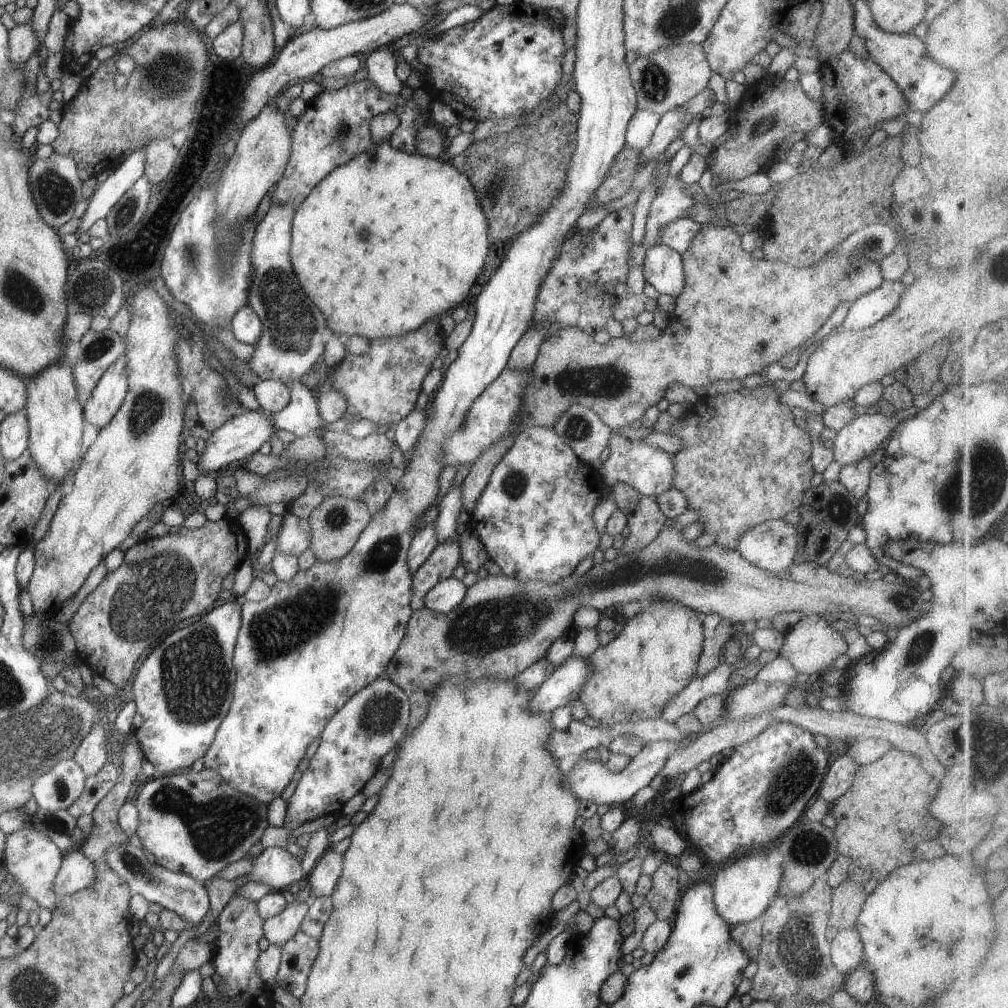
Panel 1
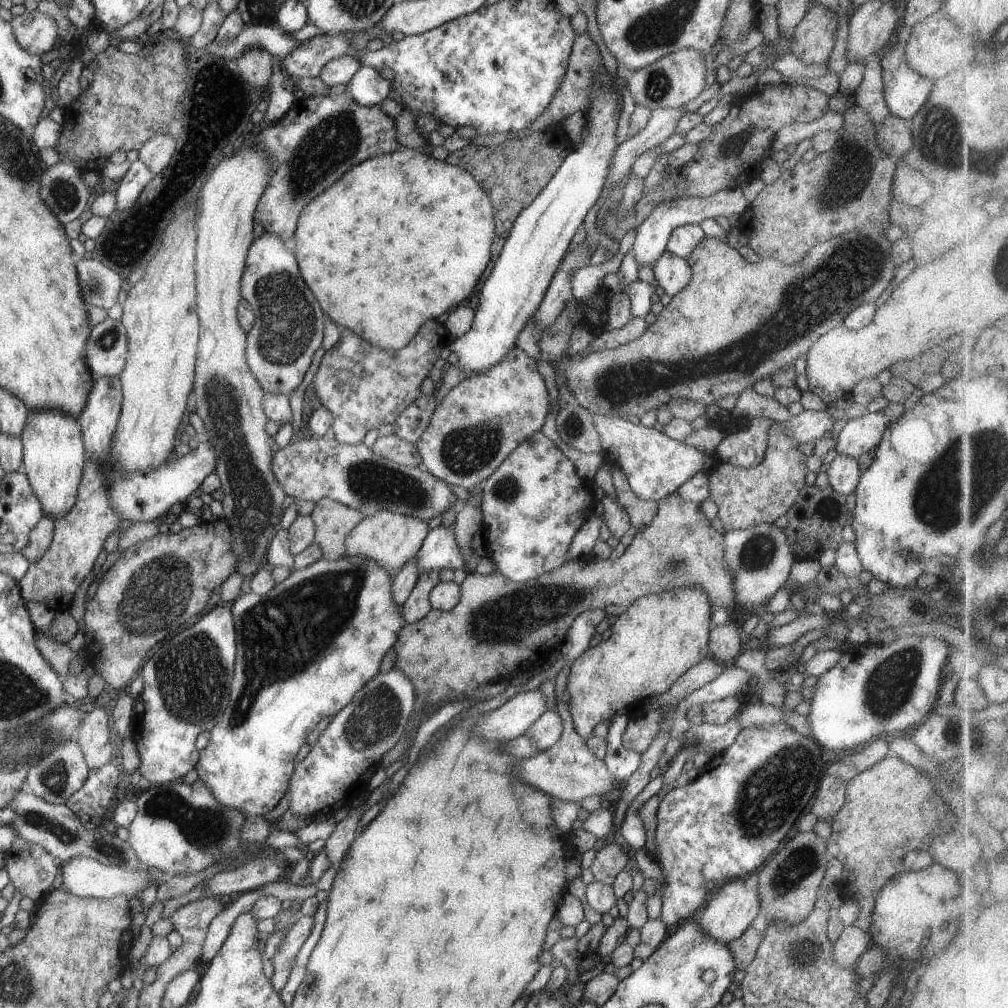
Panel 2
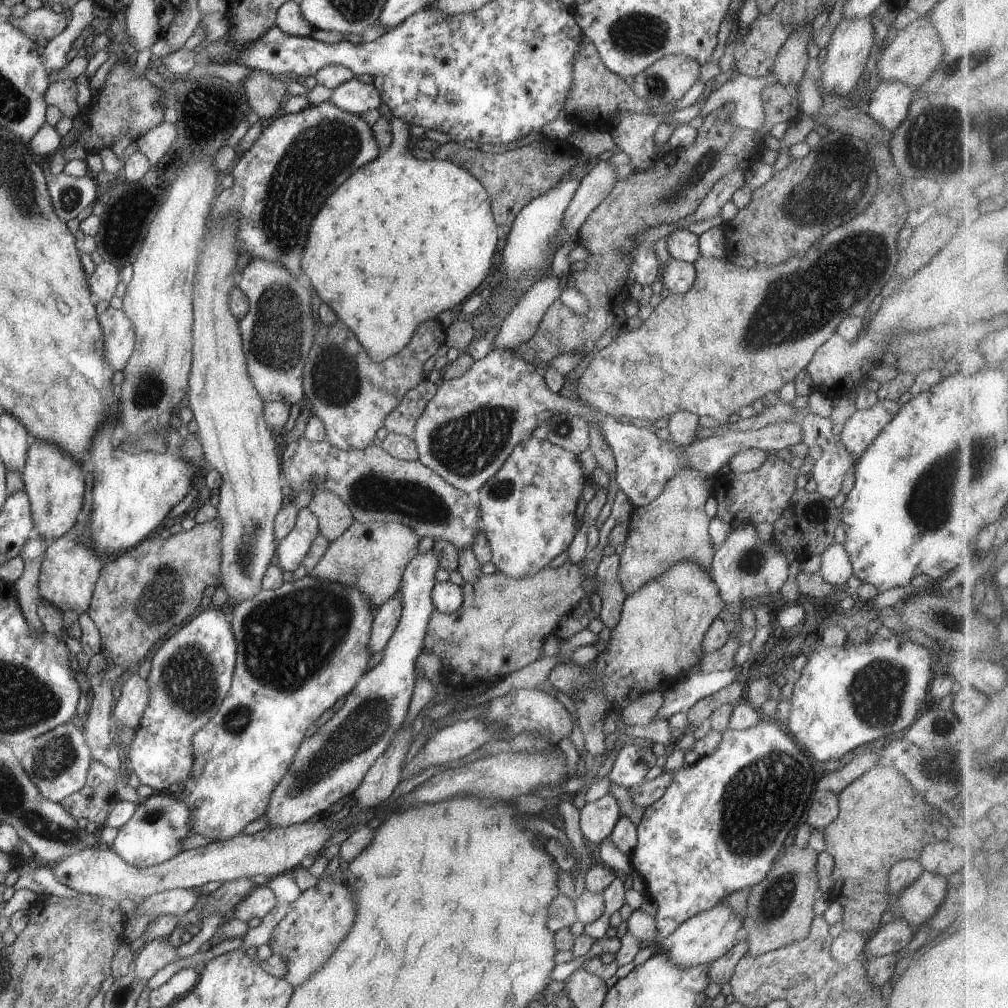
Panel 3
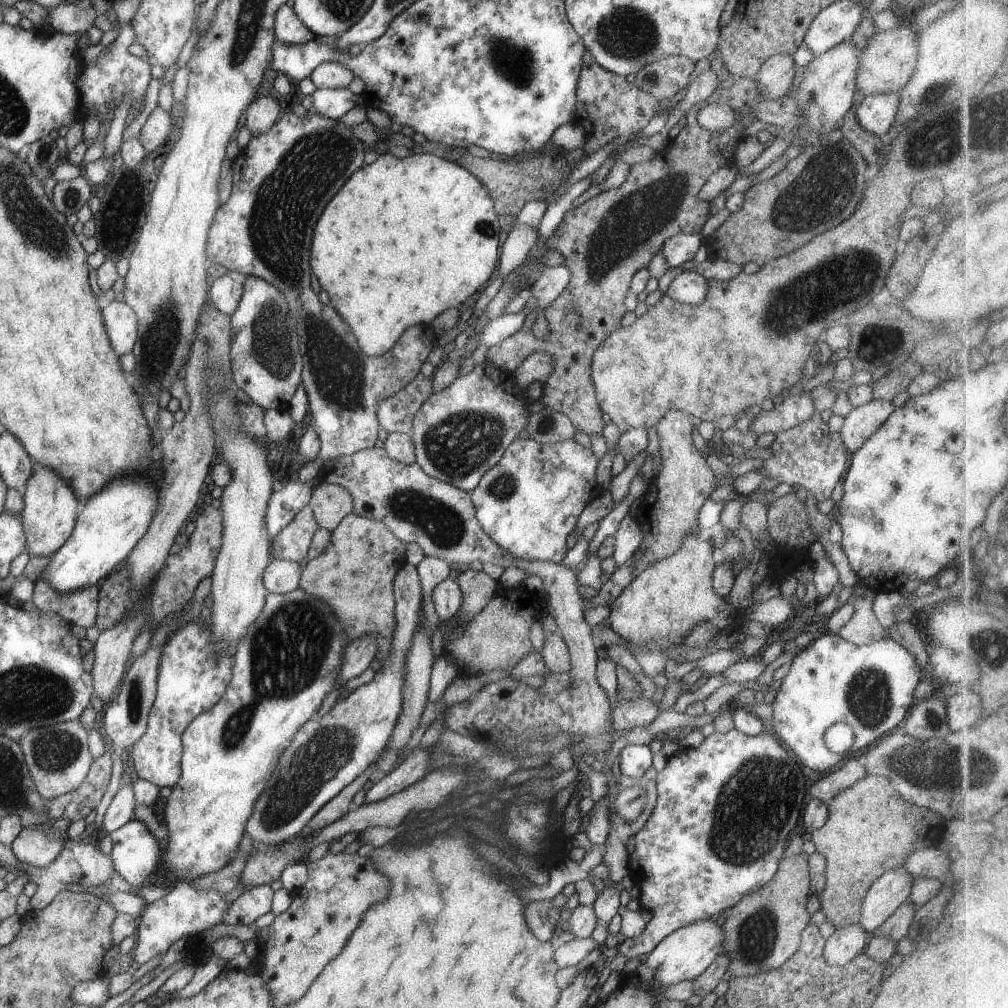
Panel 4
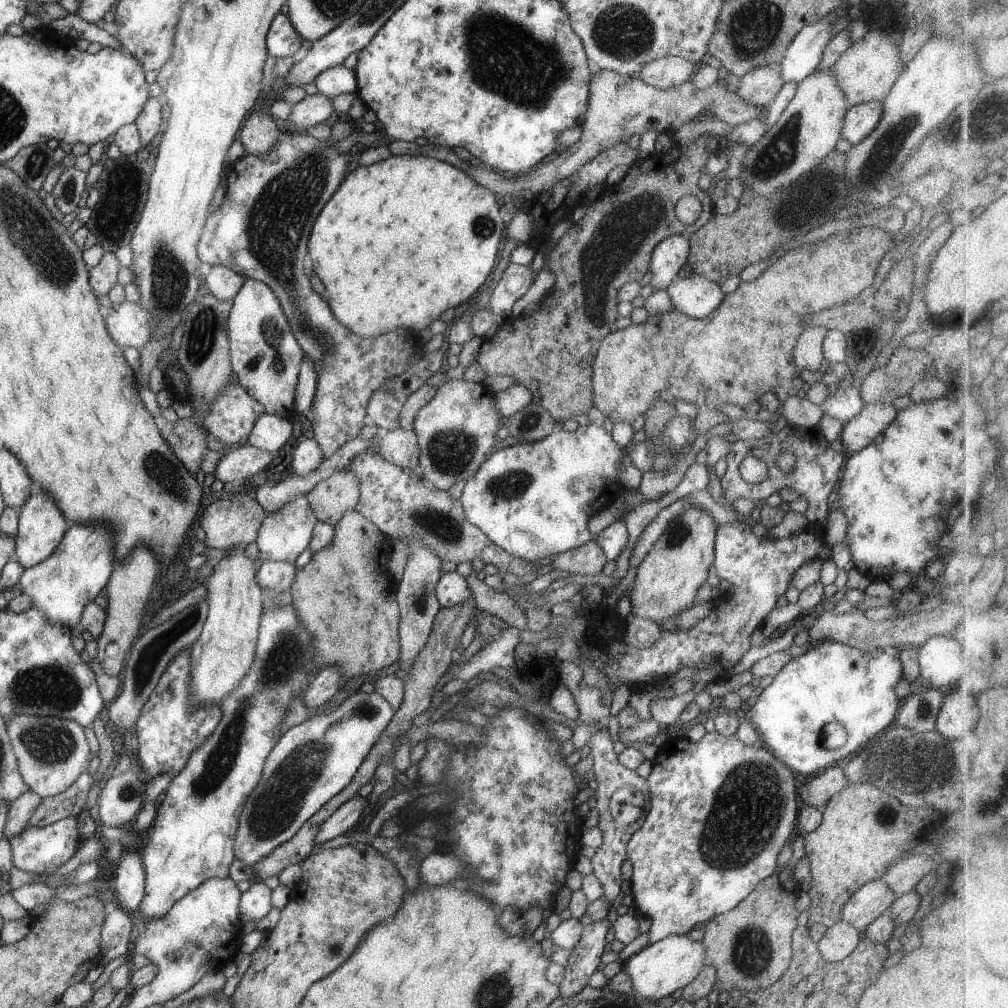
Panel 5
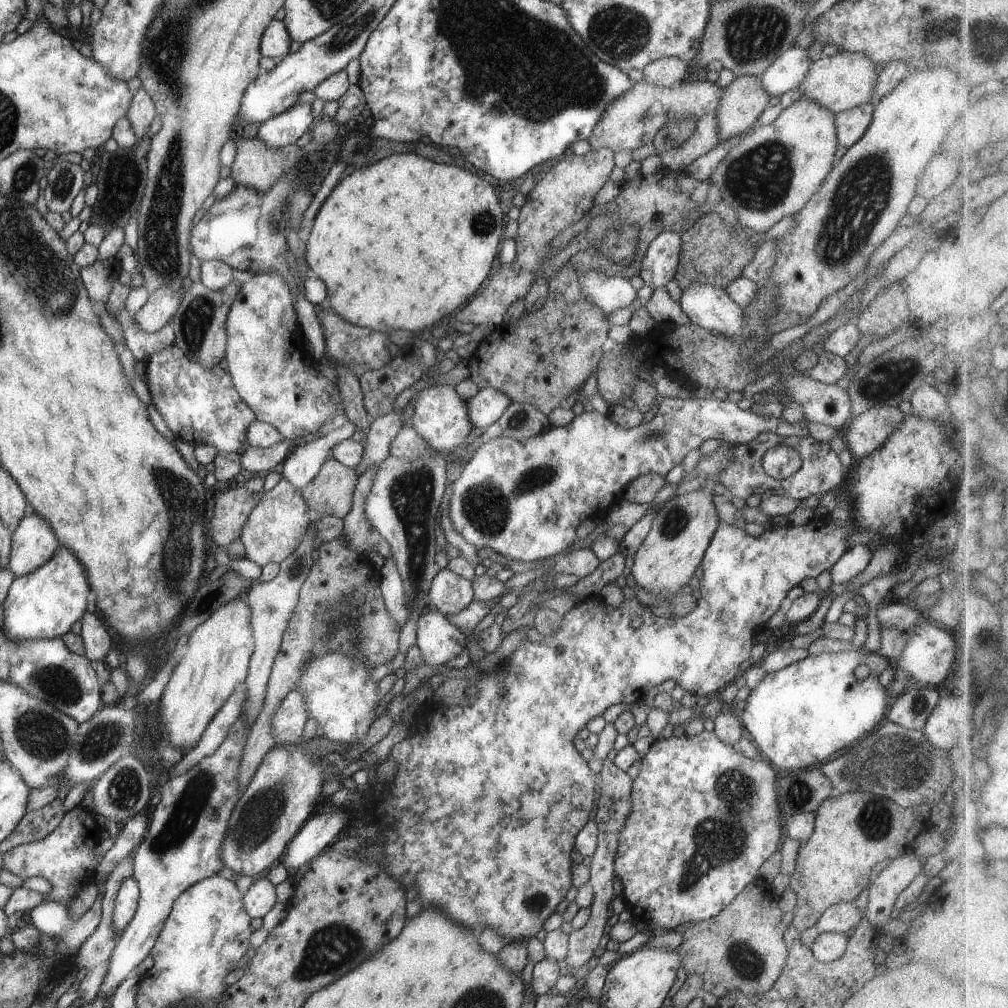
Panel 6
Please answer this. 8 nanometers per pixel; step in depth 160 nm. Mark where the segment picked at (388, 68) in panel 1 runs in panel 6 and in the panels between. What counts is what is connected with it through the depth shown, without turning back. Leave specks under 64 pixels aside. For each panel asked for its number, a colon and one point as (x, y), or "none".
2: (368, 87)
3: (355, 96)
4: (334, 103)
5: (314, 109)
6: (282, 130)

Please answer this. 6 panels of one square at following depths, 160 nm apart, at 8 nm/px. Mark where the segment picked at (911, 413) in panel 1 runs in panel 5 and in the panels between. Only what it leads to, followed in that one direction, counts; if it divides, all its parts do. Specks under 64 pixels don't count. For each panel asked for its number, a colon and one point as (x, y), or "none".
2: (860, 435)
3: (860, 429)
4: (861, 423)
5: (870, 422)

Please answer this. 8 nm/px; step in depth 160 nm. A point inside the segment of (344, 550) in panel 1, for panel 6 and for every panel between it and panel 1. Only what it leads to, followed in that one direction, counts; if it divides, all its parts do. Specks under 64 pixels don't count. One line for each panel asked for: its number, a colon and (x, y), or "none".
2: (333, 521)
3: (334, 517)
4: (330, 503)
5: (332, 498)
6: (331, 493)

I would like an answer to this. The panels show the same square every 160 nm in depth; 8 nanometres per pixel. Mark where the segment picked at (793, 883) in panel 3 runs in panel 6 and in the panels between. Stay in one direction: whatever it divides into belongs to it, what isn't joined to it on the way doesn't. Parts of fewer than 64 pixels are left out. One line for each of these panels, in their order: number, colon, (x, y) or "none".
4: (763, 930)
5: (750, 946)
6: (742, 948)

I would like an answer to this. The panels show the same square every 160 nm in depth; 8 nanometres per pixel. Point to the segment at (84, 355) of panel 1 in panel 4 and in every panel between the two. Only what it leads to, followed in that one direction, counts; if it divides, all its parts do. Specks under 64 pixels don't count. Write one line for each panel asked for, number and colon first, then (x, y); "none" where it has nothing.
2: (107, 349)
3: (120, 337)
4: (122, 320)

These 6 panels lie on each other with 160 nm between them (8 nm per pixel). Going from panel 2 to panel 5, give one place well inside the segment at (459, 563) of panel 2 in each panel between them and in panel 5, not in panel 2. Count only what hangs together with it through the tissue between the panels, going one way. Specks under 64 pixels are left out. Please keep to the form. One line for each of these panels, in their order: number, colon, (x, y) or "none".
3: (329, 766)
4: (327, 754)
5: (314, 761)

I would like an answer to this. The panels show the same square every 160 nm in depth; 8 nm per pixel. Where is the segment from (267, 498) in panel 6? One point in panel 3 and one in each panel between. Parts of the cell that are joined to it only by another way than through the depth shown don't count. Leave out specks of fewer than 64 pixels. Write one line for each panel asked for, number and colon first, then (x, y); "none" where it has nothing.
3: (291, 550)
4: (292, 543)
5: (285, 534)

